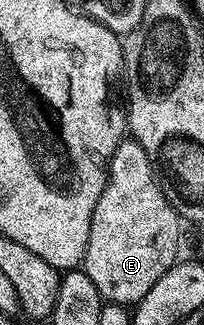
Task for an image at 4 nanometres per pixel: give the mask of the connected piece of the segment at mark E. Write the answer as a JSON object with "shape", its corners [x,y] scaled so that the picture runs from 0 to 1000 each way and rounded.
{"shape":[[[657,431],[588,434],[529,505],[529,560],[441,674],[431,757],[402,806],[412,840],[441,846],[515,929],[662,945],[706,917],[716,895],[735,895],[735,883],[755,883],[755,871],[775,871],[775,858],[814,846],[824,825],[868,812],[882,680],[892,683],[887,658],[814,612],[804,578],[784,569],[775,535],[716,465],[696,465],[686,443]]]}

